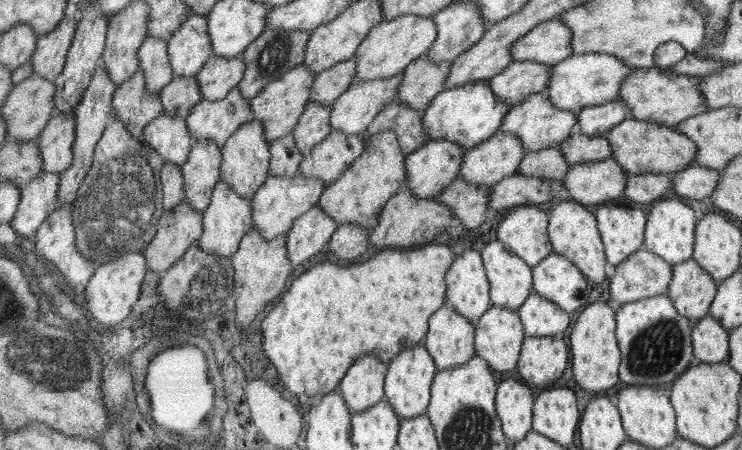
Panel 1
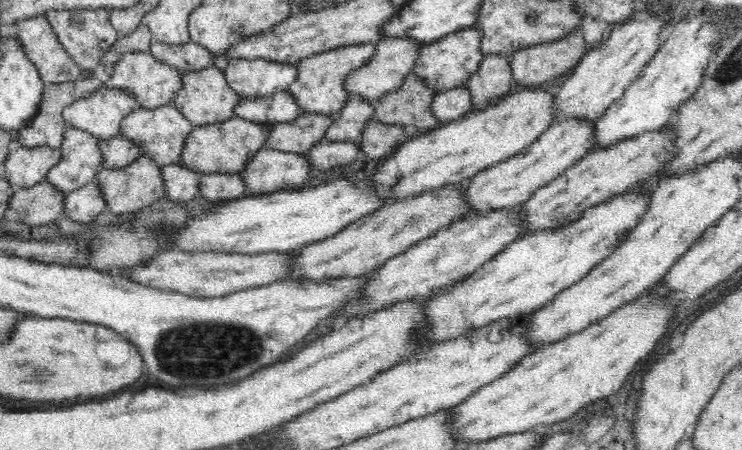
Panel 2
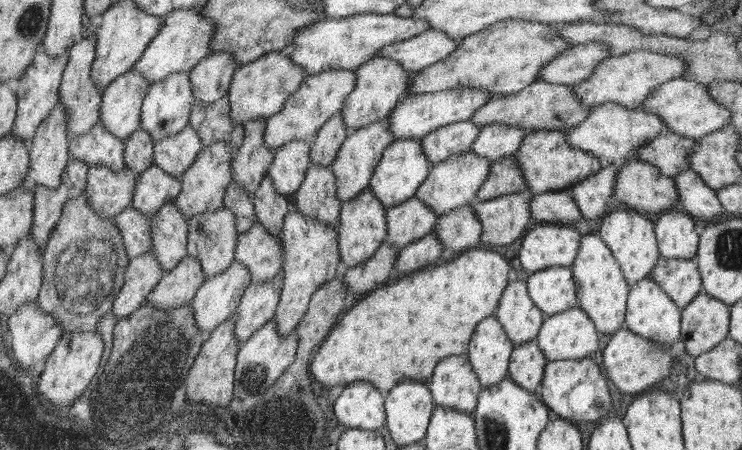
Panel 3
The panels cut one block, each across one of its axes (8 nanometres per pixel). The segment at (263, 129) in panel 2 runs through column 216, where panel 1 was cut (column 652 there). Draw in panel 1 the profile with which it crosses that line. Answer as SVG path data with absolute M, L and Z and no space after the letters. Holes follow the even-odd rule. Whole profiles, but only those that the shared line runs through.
M628 118L604 134L610 141L612 147L612 158L624 169L624 172L631 175L644 175L651 173L674 174L686 170L694 165L694 160L699 148L691 137L684 133L658 123Z

